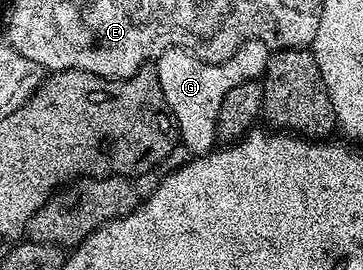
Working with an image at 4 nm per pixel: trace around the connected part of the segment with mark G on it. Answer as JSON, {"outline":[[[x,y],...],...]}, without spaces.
{"outline":[[[247,41],[232,57],[220,65],[208,65],[199,57],[194,57],[187,49],[167,49],[154,62],[157,75],[161,79],[161,91],[165,91],[165,103],[175,116],[179,128],[182,148],[192,155],[202,155],[216,148],[215,124],[221,111],[221,99],[237,87],[237,83],[258,81],[271,58],[272,50],[260,41]]]}

